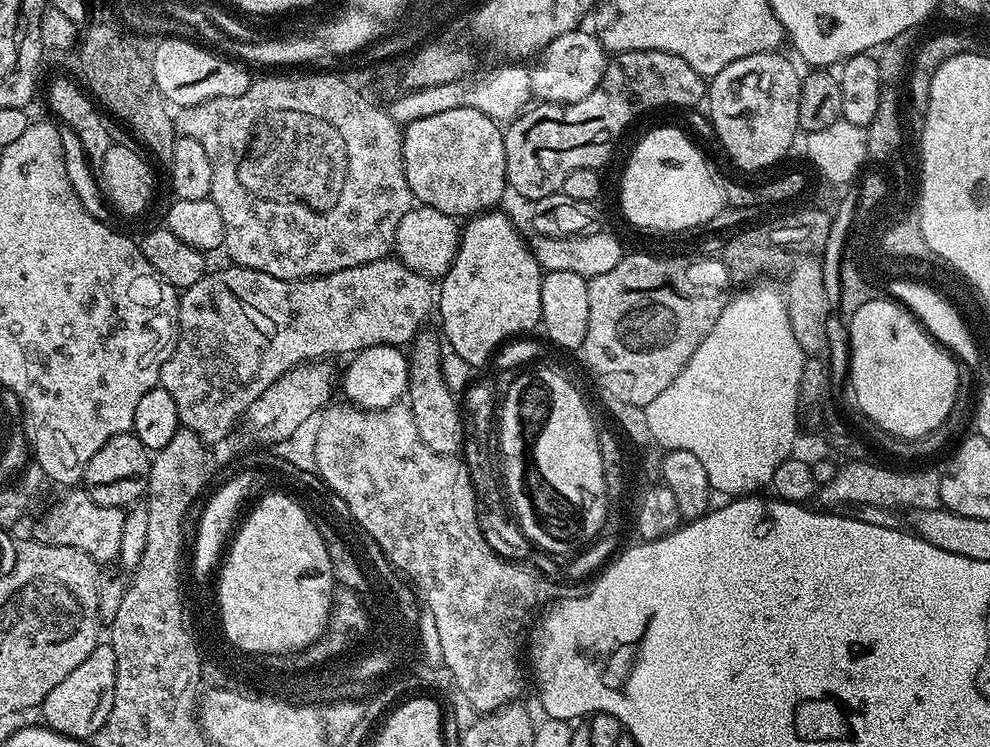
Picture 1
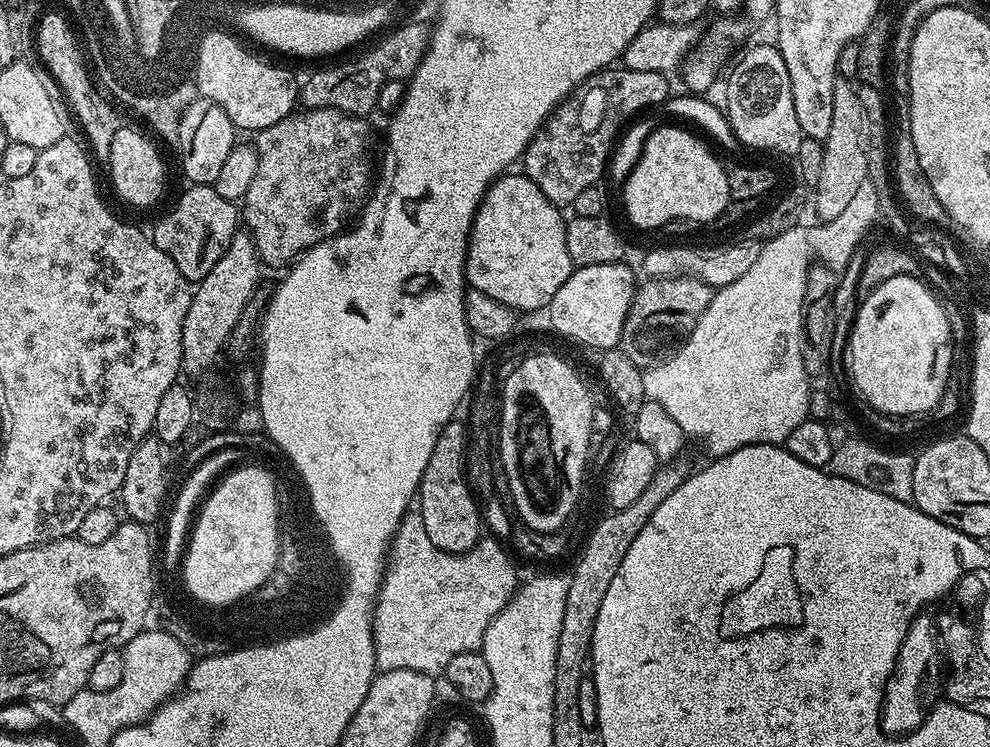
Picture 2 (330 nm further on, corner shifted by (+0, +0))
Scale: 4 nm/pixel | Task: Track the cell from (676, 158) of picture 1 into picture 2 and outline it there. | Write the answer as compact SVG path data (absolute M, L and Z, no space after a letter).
M687 127L682 128L656 128L644 140L644 153L636 160L636 165L632 168L632 173L628 176L628 181L624 184L624 208L628 211L628 220L636 228L660 228L663 224L668 224L671 220L693 220L696 224L704 224L707 220L716 220L730 205L728 194L727 176L724 173L725 165L720 162L719 158L699 140L695 131L687 132Z

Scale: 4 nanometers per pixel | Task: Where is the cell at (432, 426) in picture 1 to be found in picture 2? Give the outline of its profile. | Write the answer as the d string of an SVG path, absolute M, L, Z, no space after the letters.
M454 418L444 427L442 434L438 434L438 442L434 442L434 450L428 453L426 470L420 479L418 511L426 526L426 534L430 534L430 542L434 542L438 550L469 552L482 538L480 505L468 487L466 475L467 447L465 425Z

